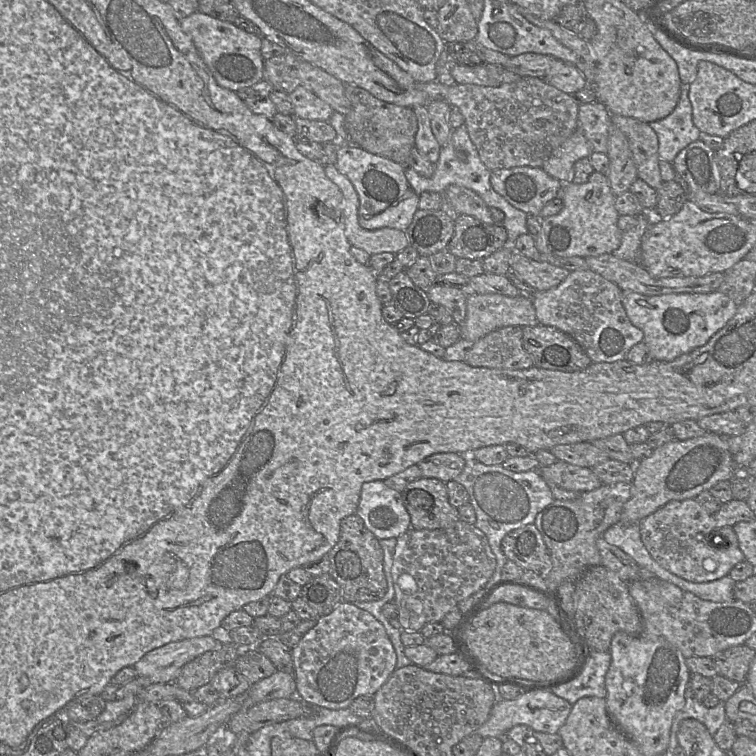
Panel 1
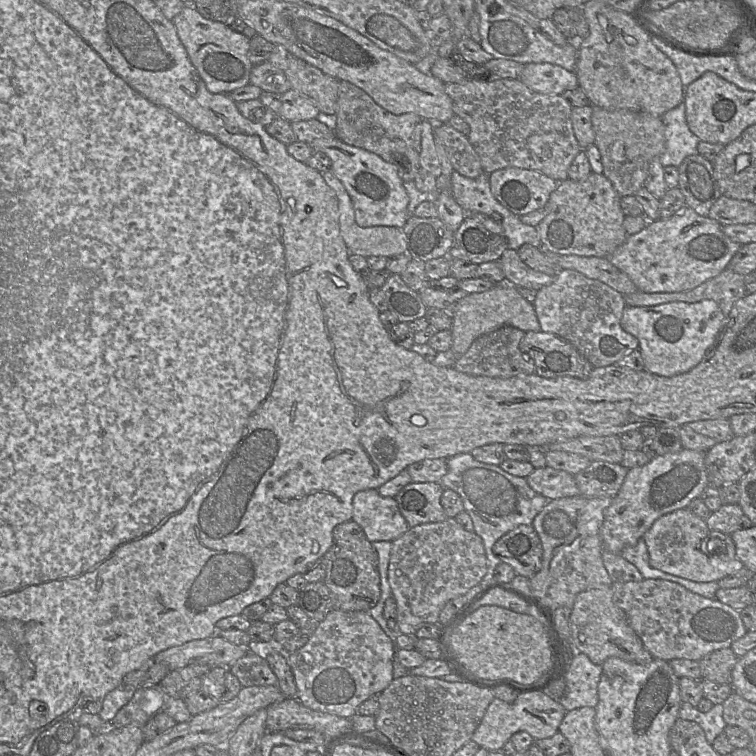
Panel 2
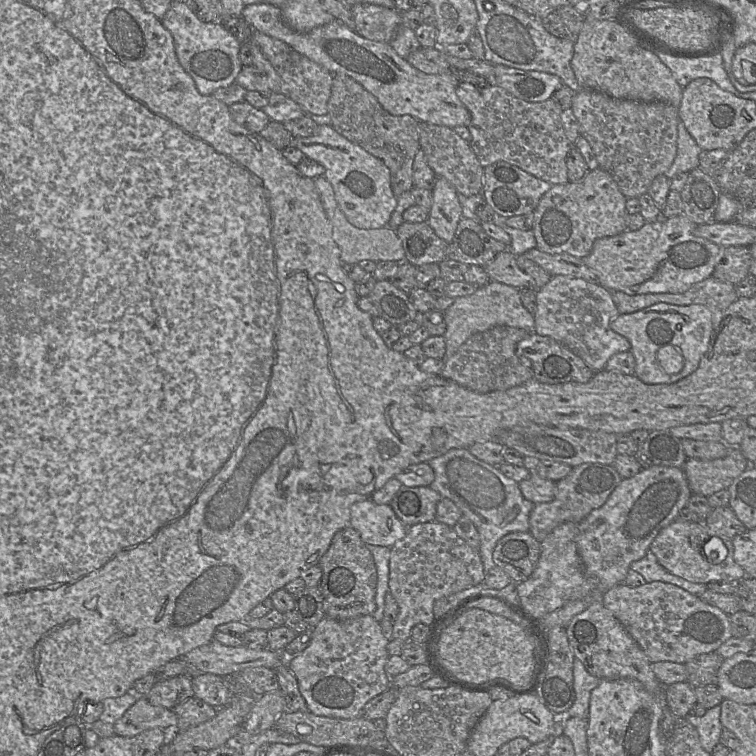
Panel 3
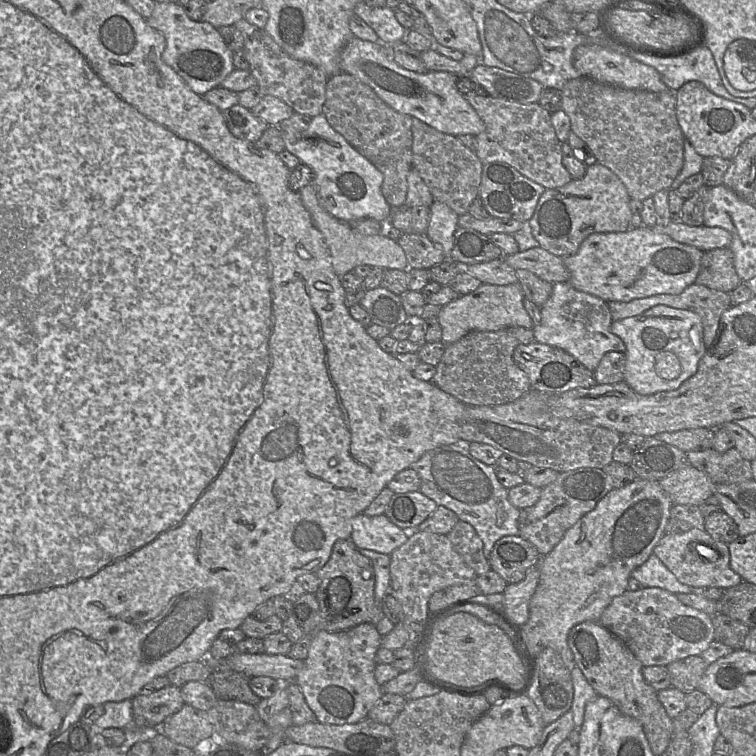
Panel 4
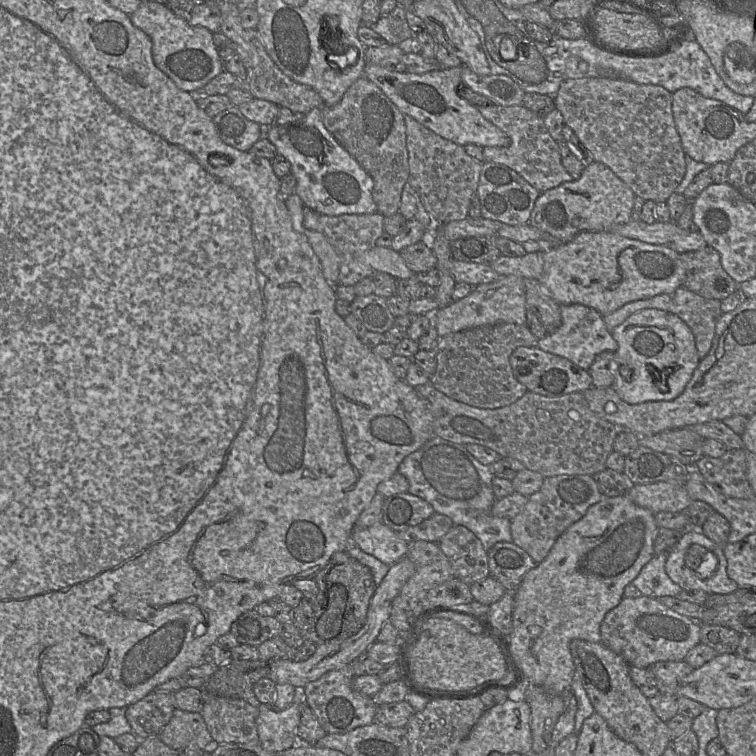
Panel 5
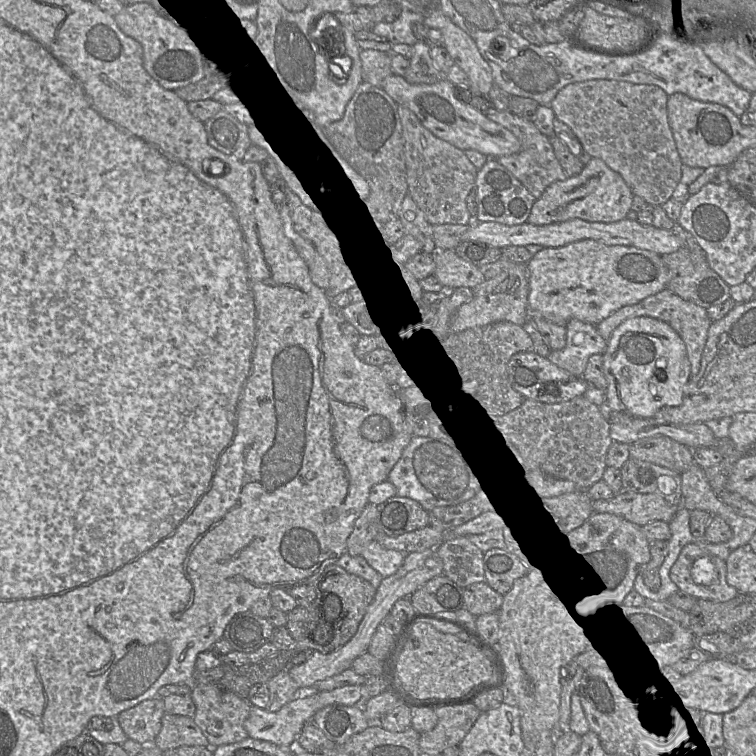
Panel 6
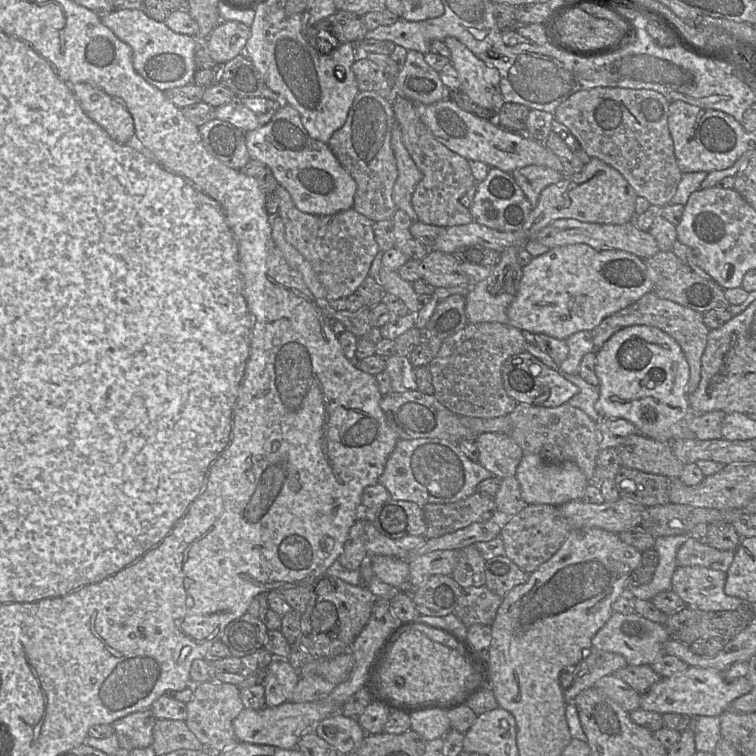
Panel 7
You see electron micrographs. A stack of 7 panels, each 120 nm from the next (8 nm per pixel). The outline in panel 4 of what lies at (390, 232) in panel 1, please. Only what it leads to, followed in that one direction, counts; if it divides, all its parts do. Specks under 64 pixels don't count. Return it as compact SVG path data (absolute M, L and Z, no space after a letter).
M312 181L308 185L302 187L299 190L299 194L304 207L311 216L314 226L324 236L331 255L333 268L339 276L343 276L350 272L358 265L408 271L408 260L398 241L380 234L364 235L353 229L348 222L332 216L320 205L316 188Z

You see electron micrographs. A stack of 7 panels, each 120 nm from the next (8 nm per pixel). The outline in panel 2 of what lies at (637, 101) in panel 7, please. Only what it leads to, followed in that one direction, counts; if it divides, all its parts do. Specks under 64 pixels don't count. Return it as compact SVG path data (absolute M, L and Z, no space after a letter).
M593 106L591 122L595 133L594 144L602 159L603 174L621 197L635 195L644 187L651 160L665 150L665 126L661 117L642 111L606 110Z

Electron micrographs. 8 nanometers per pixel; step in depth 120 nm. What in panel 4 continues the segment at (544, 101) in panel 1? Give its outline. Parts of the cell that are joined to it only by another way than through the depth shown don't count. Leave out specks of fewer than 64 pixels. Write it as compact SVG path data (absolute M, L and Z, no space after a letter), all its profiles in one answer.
M463 96L485 124L484 131L475 136L475 154L482 164L505 162L545 189L558 188L572 180L562 163L562 143L552 126L551 115L538 102L521 104L491 96Z

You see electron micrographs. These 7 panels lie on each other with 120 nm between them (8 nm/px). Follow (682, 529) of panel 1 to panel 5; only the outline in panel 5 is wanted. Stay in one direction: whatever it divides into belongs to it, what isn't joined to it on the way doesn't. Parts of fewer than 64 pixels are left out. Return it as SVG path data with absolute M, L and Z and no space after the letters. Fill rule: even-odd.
M697 528L687 529L677 544L668 552L665 571L670 579L683 590L702 590L712 595L730 594L739 588L737 583L731 580L727 574L727 560L723 546L710 540ZM694 544L704 547L707 550L706 554L692 556L688 549Z

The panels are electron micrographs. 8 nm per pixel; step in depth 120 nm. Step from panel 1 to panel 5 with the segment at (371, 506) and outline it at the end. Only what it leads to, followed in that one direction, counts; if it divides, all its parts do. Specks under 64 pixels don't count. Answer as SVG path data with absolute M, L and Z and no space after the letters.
M382 522L367 528L356 528L351 534L352 542L365 553L391 566L406 556L408 544Z

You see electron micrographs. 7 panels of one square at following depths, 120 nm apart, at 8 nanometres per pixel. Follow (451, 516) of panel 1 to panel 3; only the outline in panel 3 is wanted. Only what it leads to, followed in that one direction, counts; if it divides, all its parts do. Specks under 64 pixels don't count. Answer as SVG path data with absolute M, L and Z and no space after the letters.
M429 486L402 487L389 503L407 527L419 523L433 522L436 518L436 507L442 496Z

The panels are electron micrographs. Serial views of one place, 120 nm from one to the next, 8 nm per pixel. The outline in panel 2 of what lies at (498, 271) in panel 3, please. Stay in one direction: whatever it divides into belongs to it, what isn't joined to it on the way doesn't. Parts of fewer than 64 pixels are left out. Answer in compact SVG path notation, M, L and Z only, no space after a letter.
M510 248L506 249L498 260L508 284L533 290L540 290L550 285L554 276L533 270L527 266L518 256L518 252Z

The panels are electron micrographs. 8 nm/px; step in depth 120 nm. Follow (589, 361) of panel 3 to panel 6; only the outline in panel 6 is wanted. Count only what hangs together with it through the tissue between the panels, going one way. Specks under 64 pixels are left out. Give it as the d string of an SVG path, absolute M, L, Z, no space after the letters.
M571 319L565 327L565 347L561 350L550 351L547 359L575 377L581 377L589 357L594 354L603 355L608 341L604 340L596 326L590 323Z

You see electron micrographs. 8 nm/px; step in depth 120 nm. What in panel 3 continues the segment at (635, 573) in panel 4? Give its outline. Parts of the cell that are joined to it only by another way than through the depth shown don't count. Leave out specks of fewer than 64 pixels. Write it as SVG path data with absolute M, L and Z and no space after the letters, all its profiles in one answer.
M650 550L642 559L632 562L630 569L639 573L646 583L659 581L673 584L697 597L707 590L707 584L691 583L668 572L659 564L656 556Z

